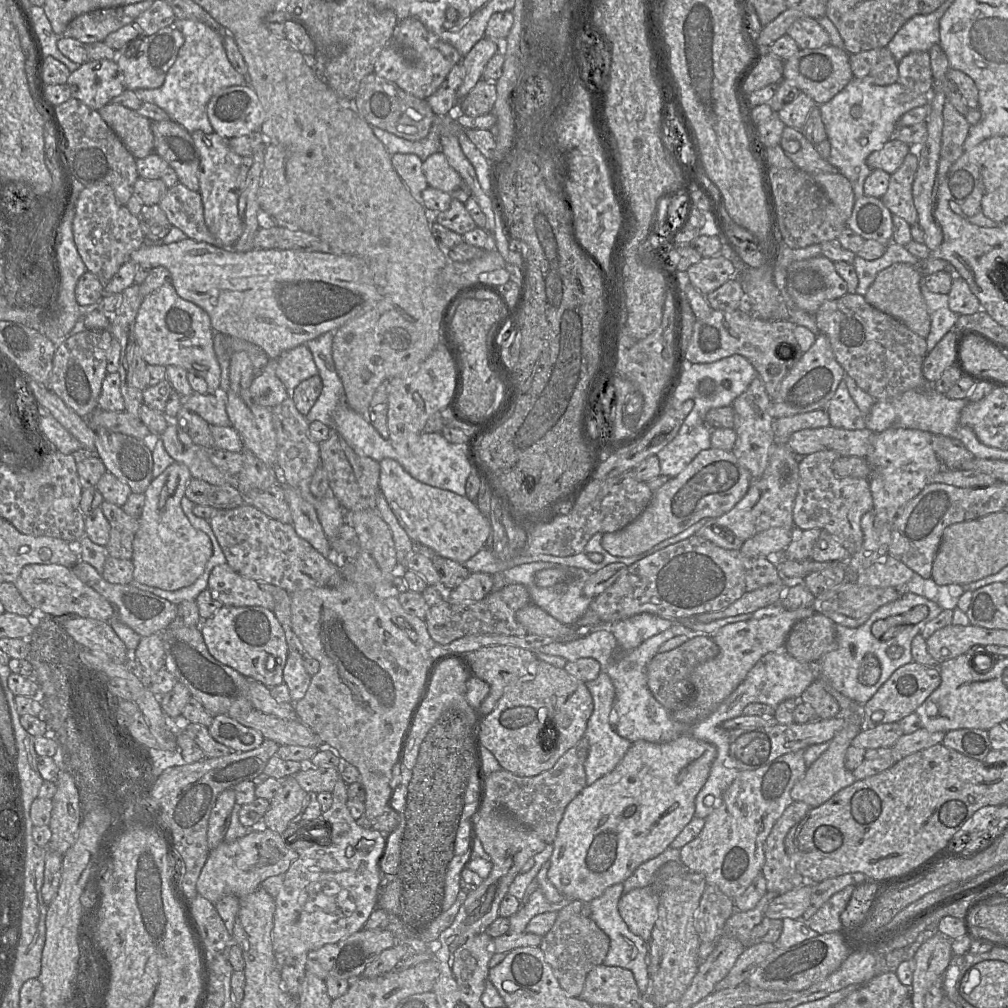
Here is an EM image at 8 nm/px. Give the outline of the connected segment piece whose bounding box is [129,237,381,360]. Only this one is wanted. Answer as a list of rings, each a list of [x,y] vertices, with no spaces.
[[[187,237],[170,244],[144,243],[130,254],[129,260],[138,265],[168,269],[177,294],[209,315],[214,332],[252,342],[261,347],[271,360],[326,332],[336,331],[351,319],[372,309],[381,299],[368,263],[354,255],[260,248],[239,252]]]

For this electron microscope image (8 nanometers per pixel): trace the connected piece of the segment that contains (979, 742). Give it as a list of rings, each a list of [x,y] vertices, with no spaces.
[[[958,729],[945,733],[942,744],[967,757],[983,762],[991,750],[988,731],[981,729]]]

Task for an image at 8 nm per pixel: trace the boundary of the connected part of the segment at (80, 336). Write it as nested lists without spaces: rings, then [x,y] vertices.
[[[86,329],[58,344],[55,350],[48,389],[83,418],[88,418],[98,408],[101,385],[107,374],[107,352],[111,340],[109,330]]]

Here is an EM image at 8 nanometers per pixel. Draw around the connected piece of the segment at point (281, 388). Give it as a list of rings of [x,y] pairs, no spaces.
[[[262,370],[256,374],[249,387],[254,403],[272,408],[279,405],[290,395],[275,370]]]

